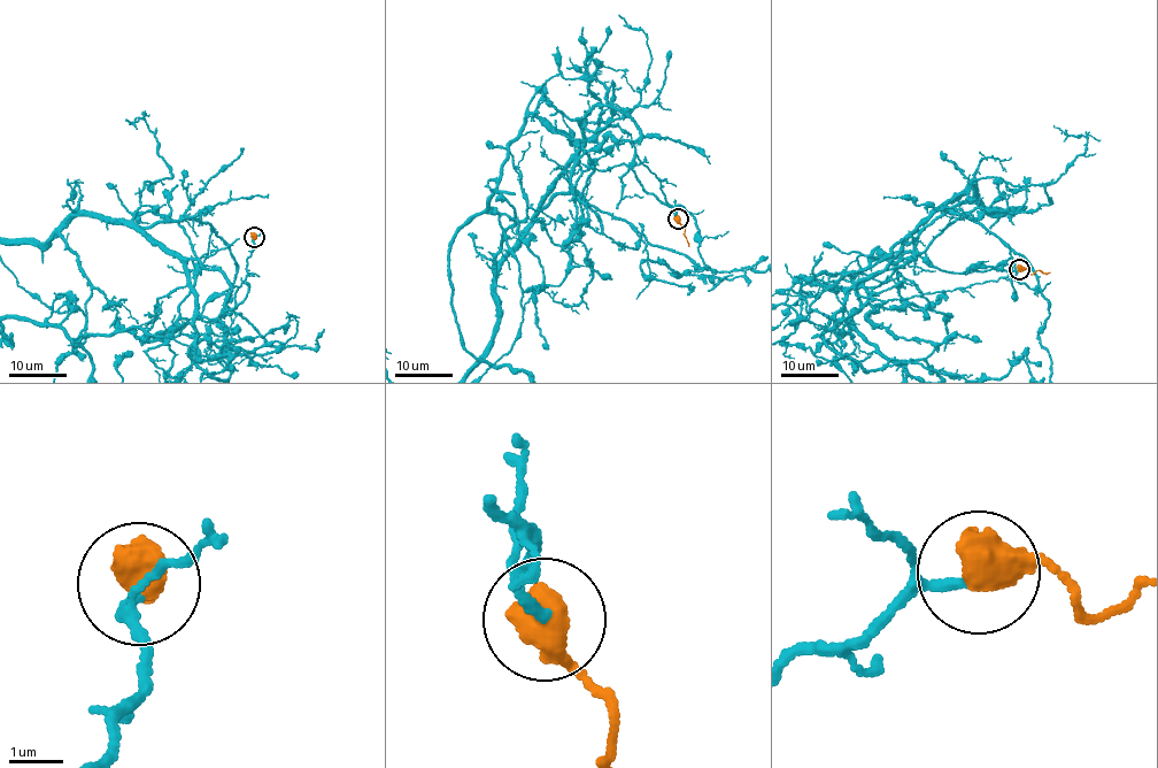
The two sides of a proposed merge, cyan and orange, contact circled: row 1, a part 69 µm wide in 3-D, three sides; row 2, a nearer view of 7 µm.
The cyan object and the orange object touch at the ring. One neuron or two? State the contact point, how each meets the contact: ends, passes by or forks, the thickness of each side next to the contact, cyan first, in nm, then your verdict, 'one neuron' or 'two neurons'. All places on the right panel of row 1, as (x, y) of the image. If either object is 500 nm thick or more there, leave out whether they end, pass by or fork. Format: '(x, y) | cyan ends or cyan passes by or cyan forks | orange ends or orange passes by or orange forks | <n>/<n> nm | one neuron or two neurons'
(1019, 269) | 140/800 nm | one neuron

